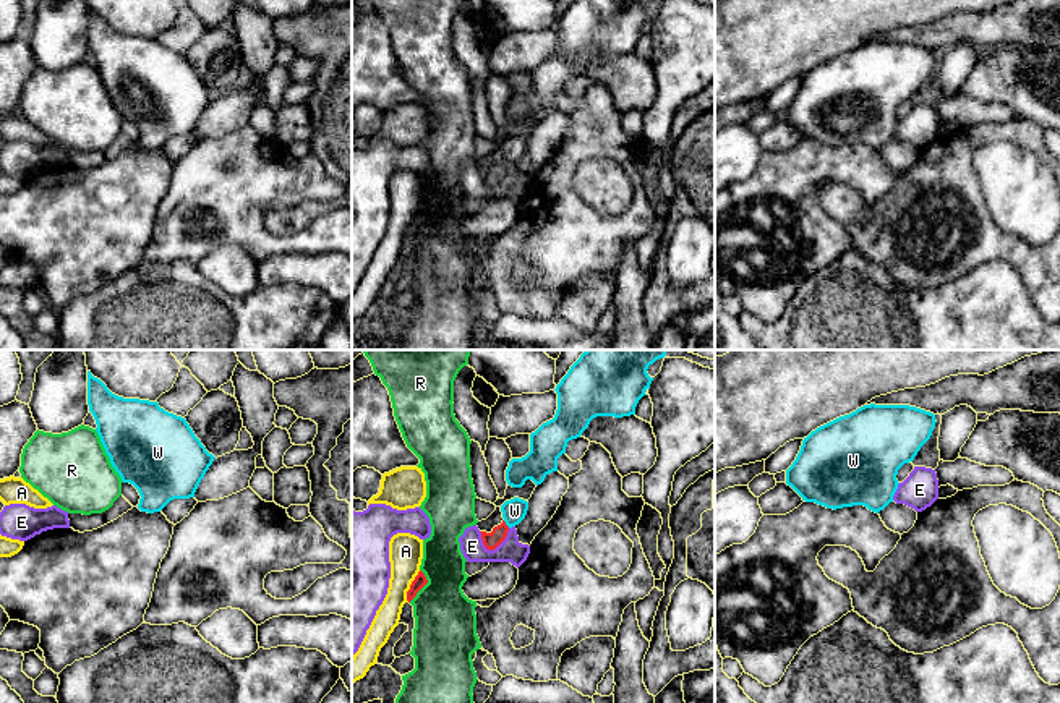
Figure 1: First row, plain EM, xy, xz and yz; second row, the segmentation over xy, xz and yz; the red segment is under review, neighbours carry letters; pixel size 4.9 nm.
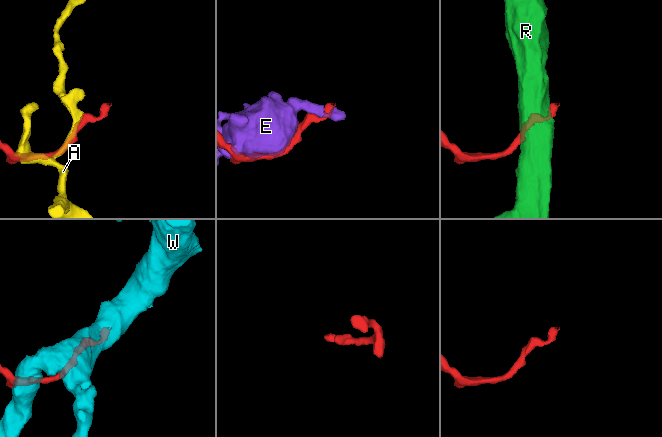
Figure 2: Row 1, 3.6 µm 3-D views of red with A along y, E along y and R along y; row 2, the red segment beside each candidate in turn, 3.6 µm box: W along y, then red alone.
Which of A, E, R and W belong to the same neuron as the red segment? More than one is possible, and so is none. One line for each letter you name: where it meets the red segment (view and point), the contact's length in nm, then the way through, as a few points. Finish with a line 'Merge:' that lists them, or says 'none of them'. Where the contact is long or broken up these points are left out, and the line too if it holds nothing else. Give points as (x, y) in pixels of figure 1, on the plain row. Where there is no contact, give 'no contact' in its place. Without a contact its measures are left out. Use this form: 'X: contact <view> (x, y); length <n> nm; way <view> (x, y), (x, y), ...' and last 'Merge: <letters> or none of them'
W: contact xz (504, 161); length 50 nm; way xz (491, 177), (504, 161), (514, 148)
Merge: W

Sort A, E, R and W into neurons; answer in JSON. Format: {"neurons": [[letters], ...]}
{"neurons": [["A"], ["E"], ["R"], ["W"]]}

